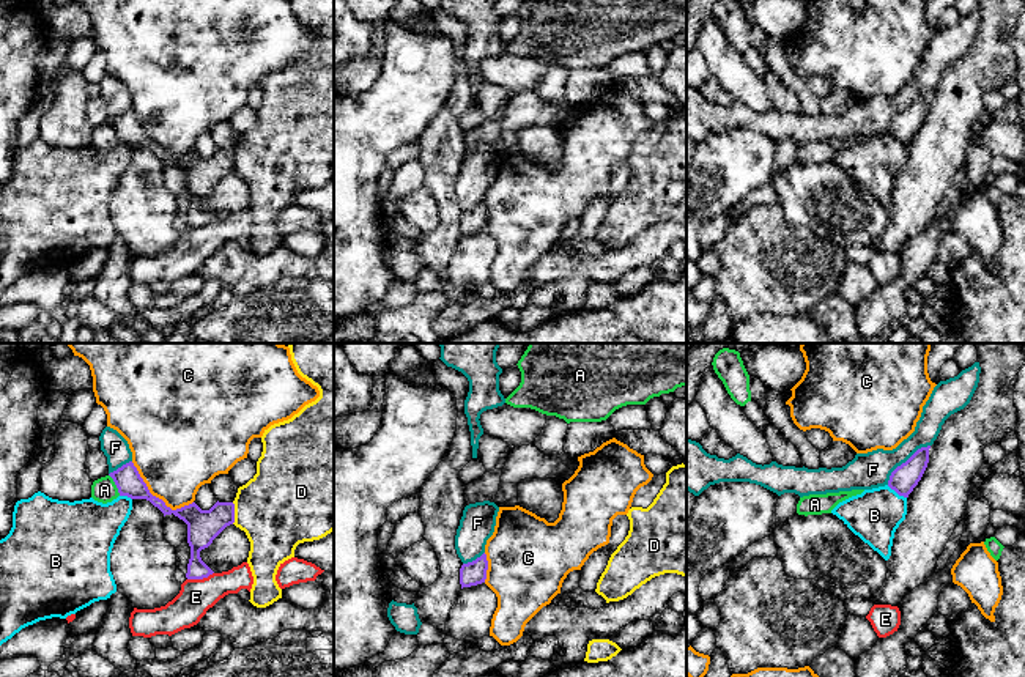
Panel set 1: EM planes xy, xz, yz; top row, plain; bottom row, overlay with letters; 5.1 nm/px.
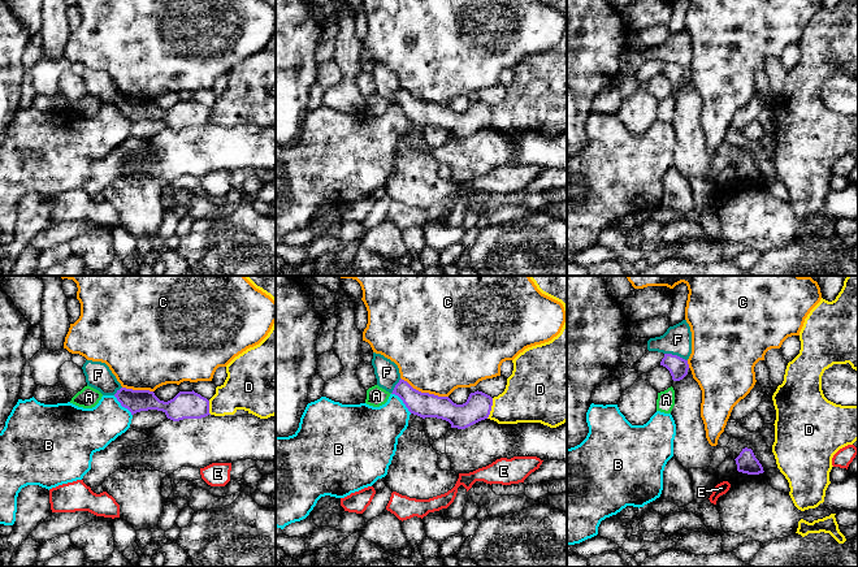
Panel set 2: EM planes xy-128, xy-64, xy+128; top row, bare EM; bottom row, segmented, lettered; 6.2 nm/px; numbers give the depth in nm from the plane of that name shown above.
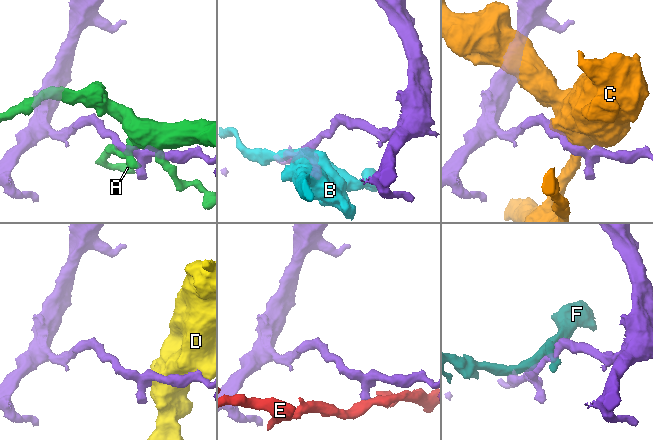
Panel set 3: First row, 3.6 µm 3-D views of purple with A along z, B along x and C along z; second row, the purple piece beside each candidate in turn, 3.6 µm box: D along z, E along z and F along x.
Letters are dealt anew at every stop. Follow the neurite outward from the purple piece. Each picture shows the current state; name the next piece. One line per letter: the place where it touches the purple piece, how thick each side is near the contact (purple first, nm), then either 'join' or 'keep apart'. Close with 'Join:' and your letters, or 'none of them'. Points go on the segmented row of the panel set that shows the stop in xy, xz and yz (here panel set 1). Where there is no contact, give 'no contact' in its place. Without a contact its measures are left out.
A: contact xy (115, 484); calibres 140 and 130 nm; keep apart
B: contact yz (896, 492); calibres 140 and 260 nm; keep apart
C: contact xy (155, 496); calibres 140 and 420 nm; keep apart
D: contact xy (233, 514); calibres 170 and 420 nm; keep apart
E: contact xy (200, 578); calibres 160 and 180 nm; keep apart
F: contact yz (906, 462); calibres 140 and 190 nm; keep apart
Join: none of them

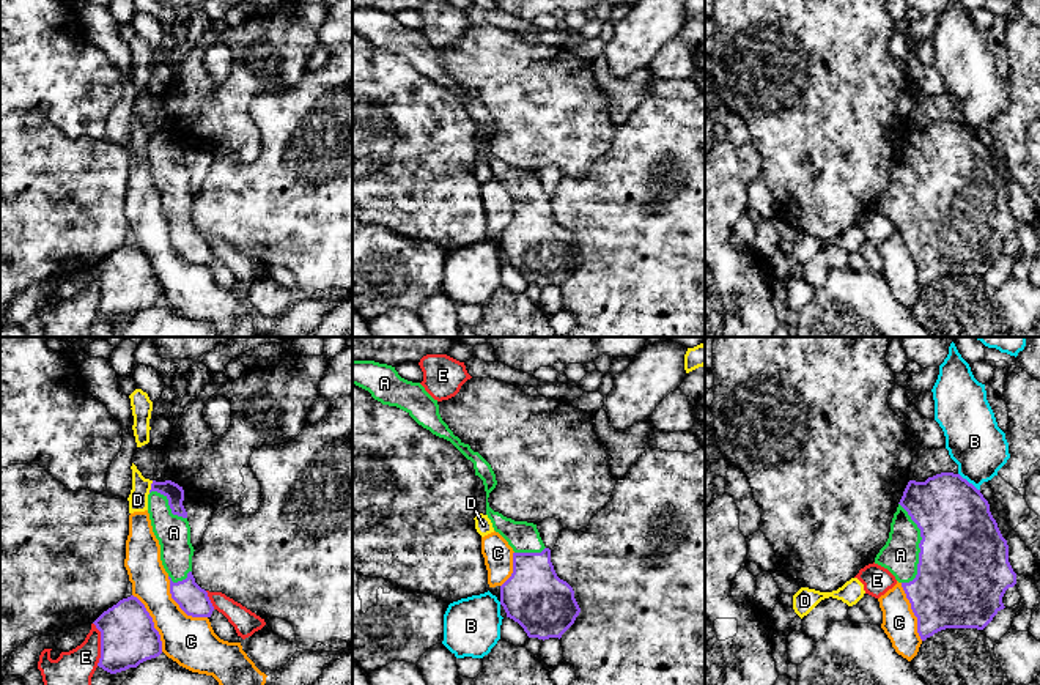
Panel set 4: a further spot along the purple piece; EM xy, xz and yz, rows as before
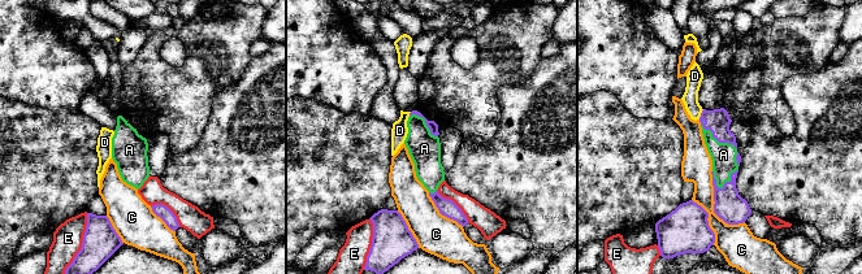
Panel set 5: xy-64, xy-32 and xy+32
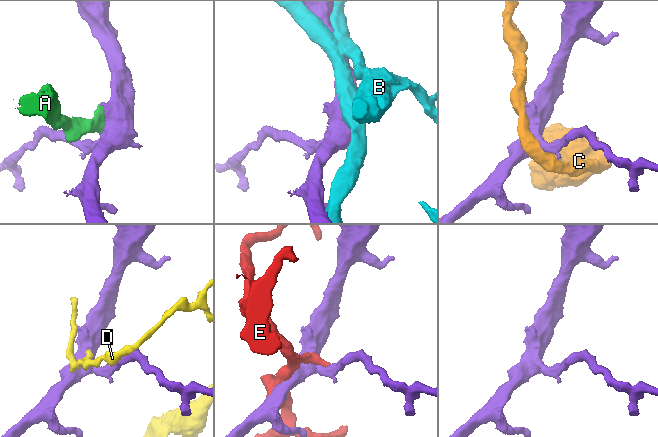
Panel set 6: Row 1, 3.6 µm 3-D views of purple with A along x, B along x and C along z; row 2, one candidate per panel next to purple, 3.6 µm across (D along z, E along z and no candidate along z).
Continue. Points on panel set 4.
A: contact yz (919, 544); calibres 460 and 190 nm; join
B: contact yz (968, 482); calibres 380 and 280 nm; keep apart
C: contact xy (178, 603); calibres 150 and 260 nm; keep apart
D: contact xy (151, 487); calibres 90 and 100 nm; keep apart
E: contact xy (101, 644); calibres 280 and 180 nm; keep apart
Join: A

